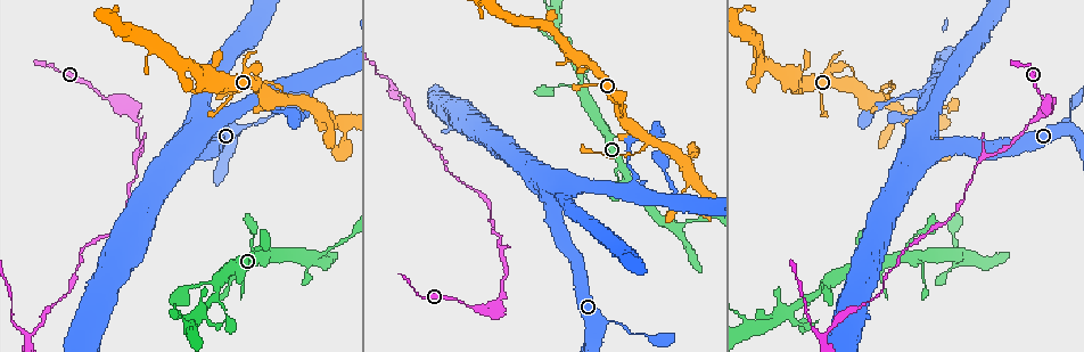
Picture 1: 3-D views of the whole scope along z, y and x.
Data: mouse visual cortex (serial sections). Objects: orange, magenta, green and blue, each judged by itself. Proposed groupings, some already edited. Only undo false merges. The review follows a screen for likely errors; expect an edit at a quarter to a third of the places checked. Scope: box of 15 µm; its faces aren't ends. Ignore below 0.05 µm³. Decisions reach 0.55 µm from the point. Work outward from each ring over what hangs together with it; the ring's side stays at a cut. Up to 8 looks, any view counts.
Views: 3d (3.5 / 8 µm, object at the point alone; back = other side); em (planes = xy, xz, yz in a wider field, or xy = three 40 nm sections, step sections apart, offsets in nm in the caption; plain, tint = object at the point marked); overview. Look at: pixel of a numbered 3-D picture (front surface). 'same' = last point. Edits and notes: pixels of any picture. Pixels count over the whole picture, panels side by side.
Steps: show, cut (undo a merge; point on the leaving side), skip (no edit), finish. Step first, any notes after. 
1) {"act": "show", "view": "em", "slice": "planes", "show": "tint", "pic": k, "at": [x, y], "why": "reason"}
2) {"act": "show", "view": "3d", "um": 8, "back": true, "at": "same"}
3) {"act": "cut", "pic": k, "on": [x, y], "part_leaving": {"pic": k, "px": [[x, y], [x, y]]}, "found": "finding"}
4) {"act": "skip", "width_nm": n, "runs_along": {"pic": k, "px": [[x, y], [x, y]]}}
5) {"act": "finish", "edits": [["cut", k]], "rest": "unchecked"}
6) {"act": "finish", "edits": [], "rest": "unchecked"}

{"act": "show", "view": "3d", "um": 3.5, "pic": 1, "at": [635, 187], "why": "calibre changes"}

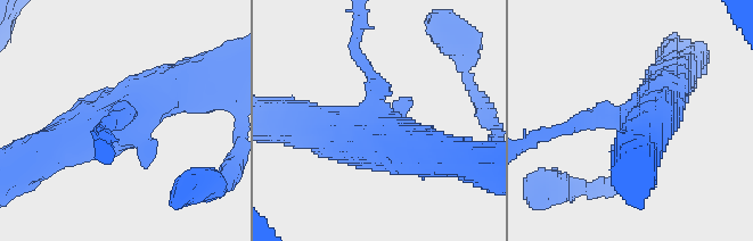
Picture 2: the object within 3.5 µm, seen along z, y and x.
{"act": "show", "view": "em", "slice": "xy", "step": 1, "show": "tint", "pic": 2, "at": [375, 117]}

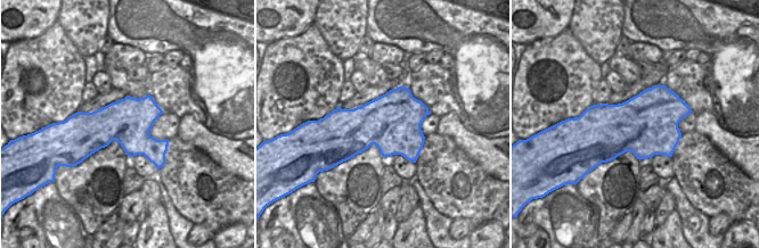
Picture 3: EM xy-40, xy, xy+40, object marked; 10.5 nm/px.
{"act": "skip", "runs_along": {"pic": 2, "px": [[39, 155], [168, 89]]}, "found": "all the same cell"}

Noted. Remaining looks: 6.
{"act": "show", "view": "3d", "um": 3.5, "pic": 1, "at": [240, 127], "why": "three-way junction"}

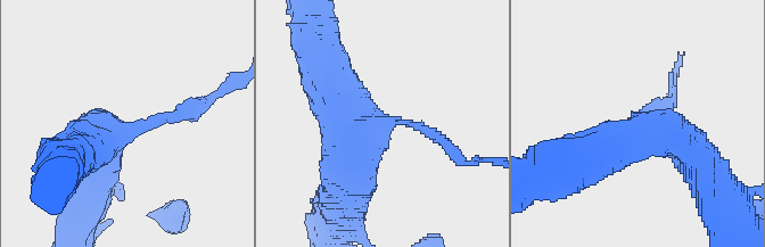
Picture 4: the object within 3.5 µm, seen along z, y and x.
{"act": "show", "view": "em", "slice": "xy", "step": 1, "show": "tint", "pic": 4, "at": [132, 131], "arms": 3, "arm_widths_nm": [150, 600, 600]}

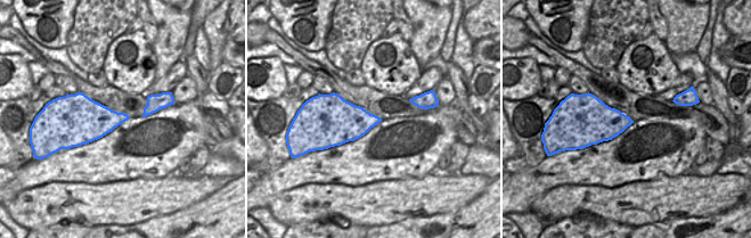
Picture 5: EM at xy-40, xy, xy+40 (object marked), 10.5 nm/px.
{"act": "skip", "runs_along": {"pic": 4, "px": [[329, 80], [449, 147]]}, "found": "one cell here"}

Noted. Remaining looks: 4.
{"act": "show", "view": "3d", "um": 8, "pic": 1, "at": [283, 100], "why": "abrupt turn"}

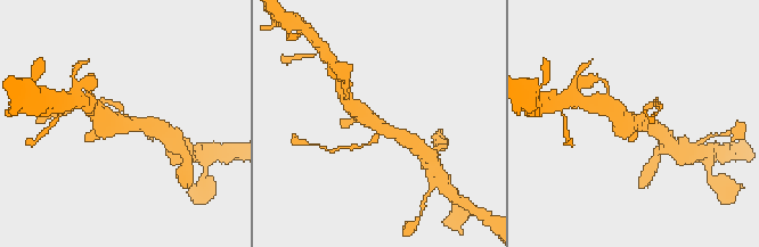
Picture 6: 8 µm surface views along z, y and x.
{"act": "show", "view": "3d", "um": 3.5, "back": true, "pic": 6, "at": [636, 127], "why": "closer look"}

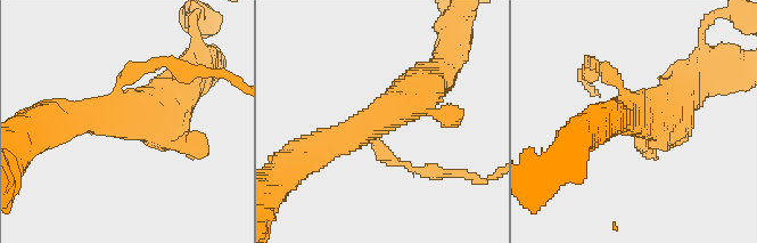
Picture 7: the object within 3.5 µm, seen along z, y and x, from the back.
{"act": "show", "view": "em", "slice": "planes", "show": "tint", "pic": 7, "at": [119, 121], "arms": 4, "arm_widths_nm": [150, 200, 400, 600], "why": "need the tissue"}

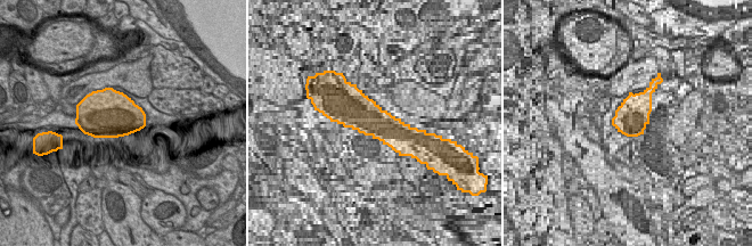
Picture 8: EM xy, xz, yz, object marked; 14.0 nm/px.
{"act": "cut", "pic": 7, "on": [137, 65], "part_leaving": {"pic": 7, "px": [[118, 90], [161, 62], [210, 70]]}, "found": "two cells meet here"}

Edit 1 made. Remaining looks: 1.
{"act": "finish", "edits": [["cut", 7]], "rest": "unchecked"}

